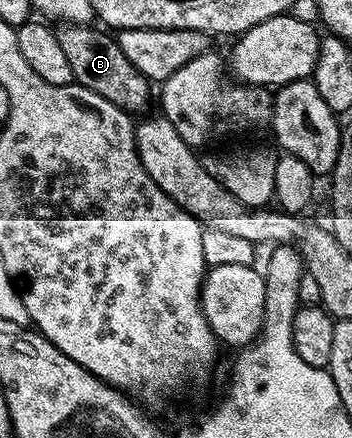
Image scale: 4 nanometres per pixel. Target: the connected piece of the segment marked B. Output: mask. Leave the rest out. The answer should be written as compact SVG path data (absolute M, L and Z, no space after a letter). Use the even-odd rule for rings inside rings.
M66 25L56 30L59 45L70 60L72 75L76 84L102 95L103 99L115 103L128 113L144 112L151 97L152 84L132 67L119 47L116 38L93 25Z

